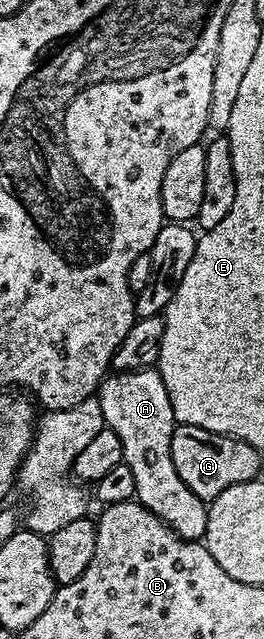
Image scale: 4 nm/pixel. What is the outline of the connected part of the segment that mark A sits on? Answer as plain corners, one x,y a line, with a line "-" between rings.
143,368
139,372
121,372
111,374
99,385
97,399
101,406
104,425
115,432
123,447
122,463
133,470
136,478
135,495
140,504
145,505
153,514
166,521
179,536
187,540
202,541
207,534
208,505
177,474
177,466
173,466
171,443
177,427
175,411
169,398
169,390
165,390
165,382
155,368

